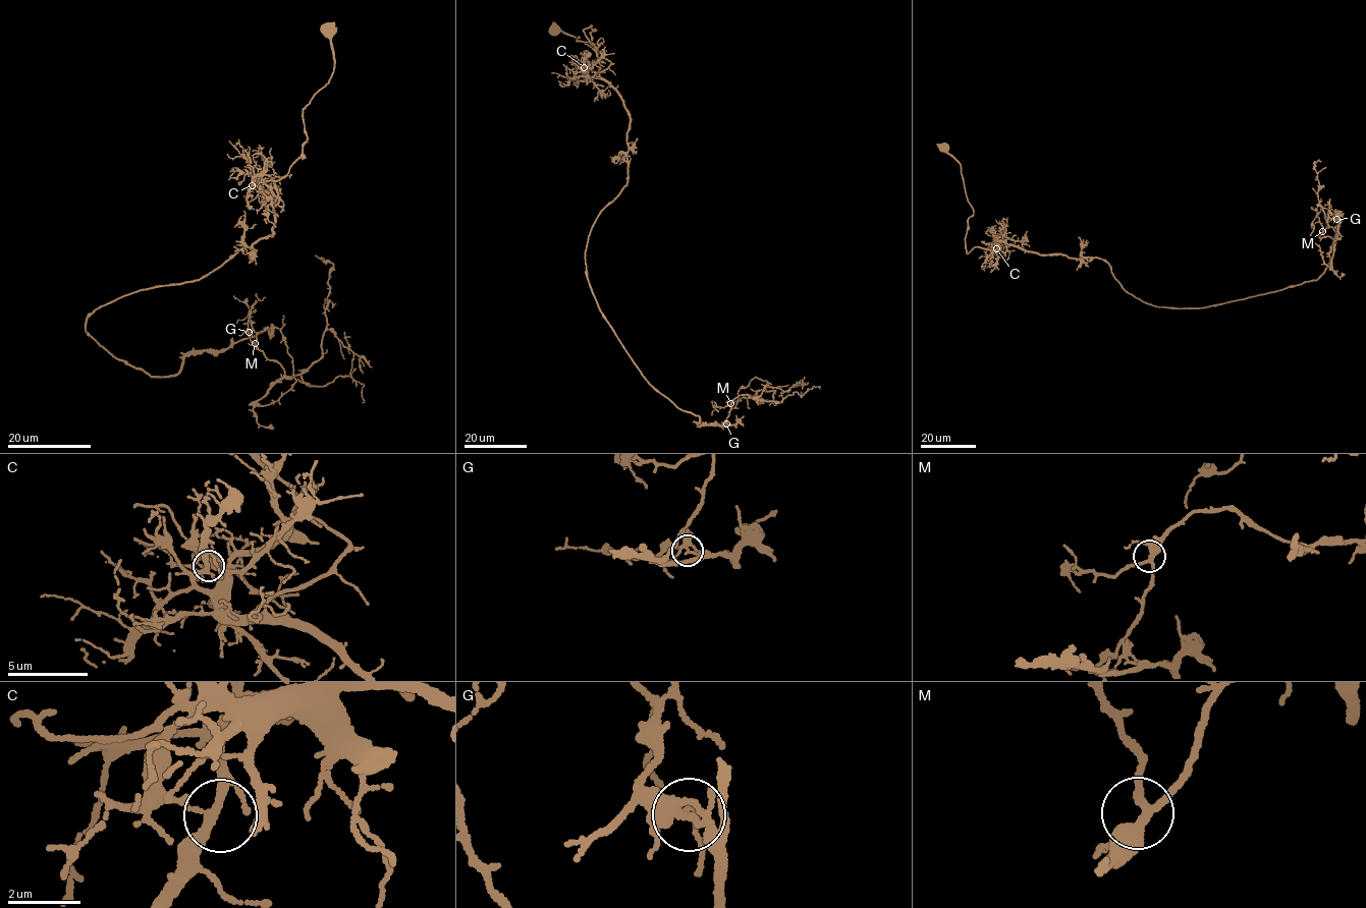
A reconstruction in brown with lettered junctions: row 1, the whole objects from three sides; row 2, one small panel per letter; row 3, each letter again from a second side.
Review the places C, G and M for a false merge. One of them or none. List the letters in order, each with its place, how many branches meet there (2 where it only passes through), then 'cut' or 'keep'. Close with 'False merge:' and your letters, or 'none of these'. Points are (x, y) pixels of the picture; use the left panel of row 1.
C: place (252, 185); branches 4; keep
G: place (249, 332); branches 5; cut
M: place (255, 343); branches 4; keep
False merge: G

